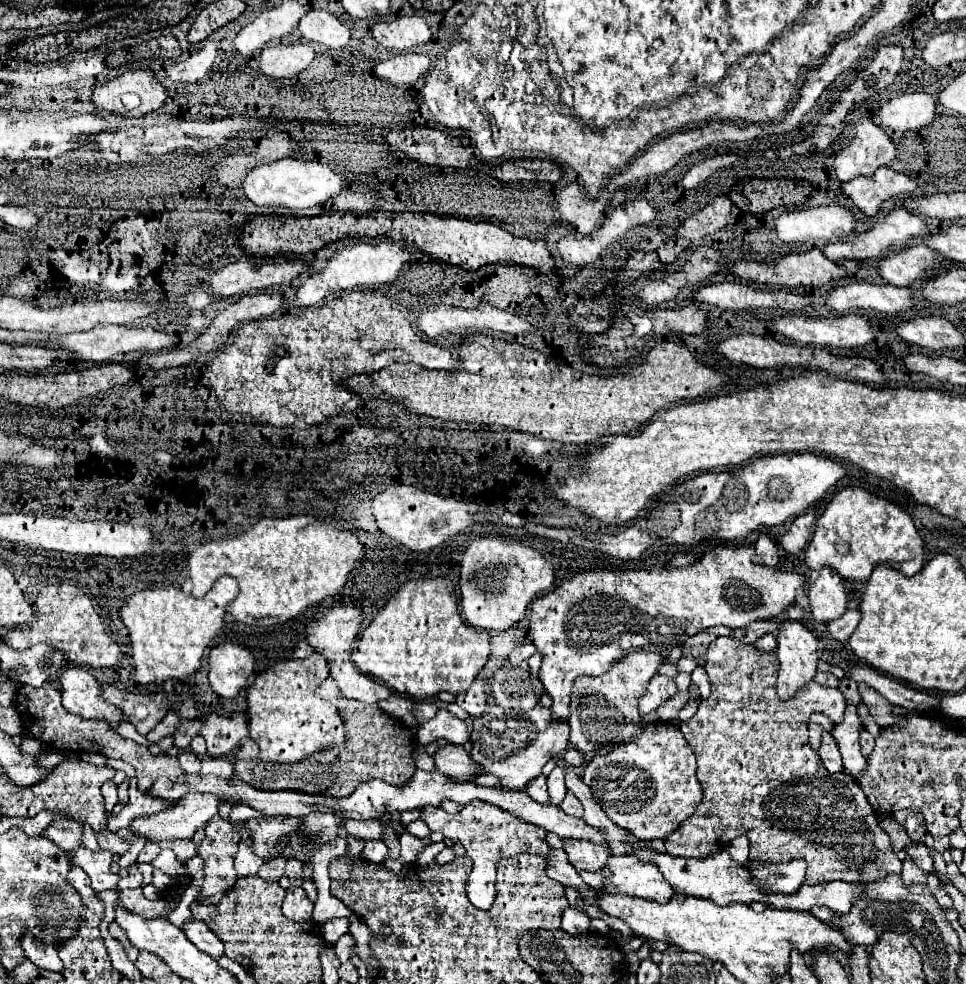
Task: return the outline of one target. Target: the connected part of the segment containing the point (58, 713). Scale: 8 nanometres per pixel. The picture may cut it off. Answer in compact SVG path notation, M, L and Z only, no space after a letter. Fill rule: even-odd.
M46 682L40 690L34 690L30 686L20 686L18 690L18 700L16 700L16 710L20 712L26 732L34 736L36 740L52 746L54 750L66 750L66 752L98 752L108 758L122 758L124 762L130 762L130 766L136 770L138 778L138 788L148 790L150 784L154 784L162 776L176 777L180 776L183 771L178 766L176 756L168 754L158 754L152 756L146 746L140 746L132 740L126 740L118 736L112 728L103 720L84 720L80 716L66 712L60 704L60 690L52 684ZM92 742L92 744L88 744Z

